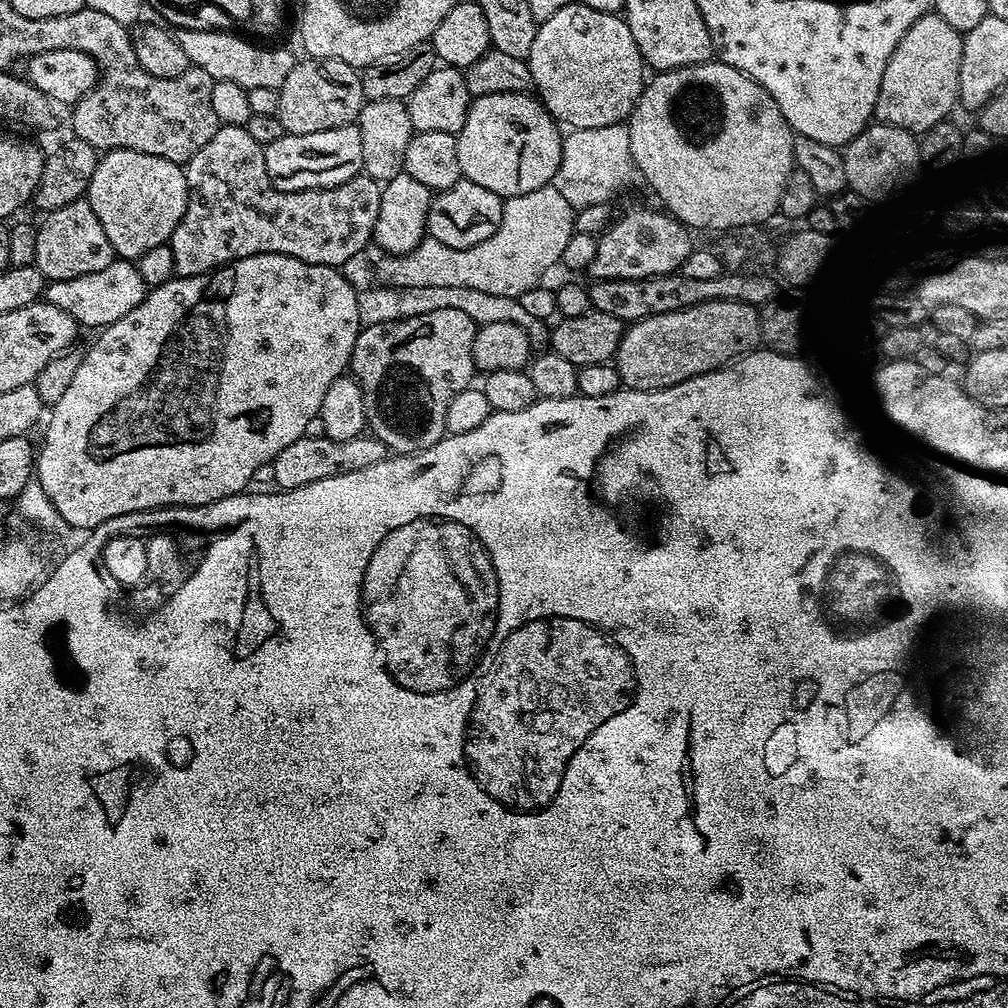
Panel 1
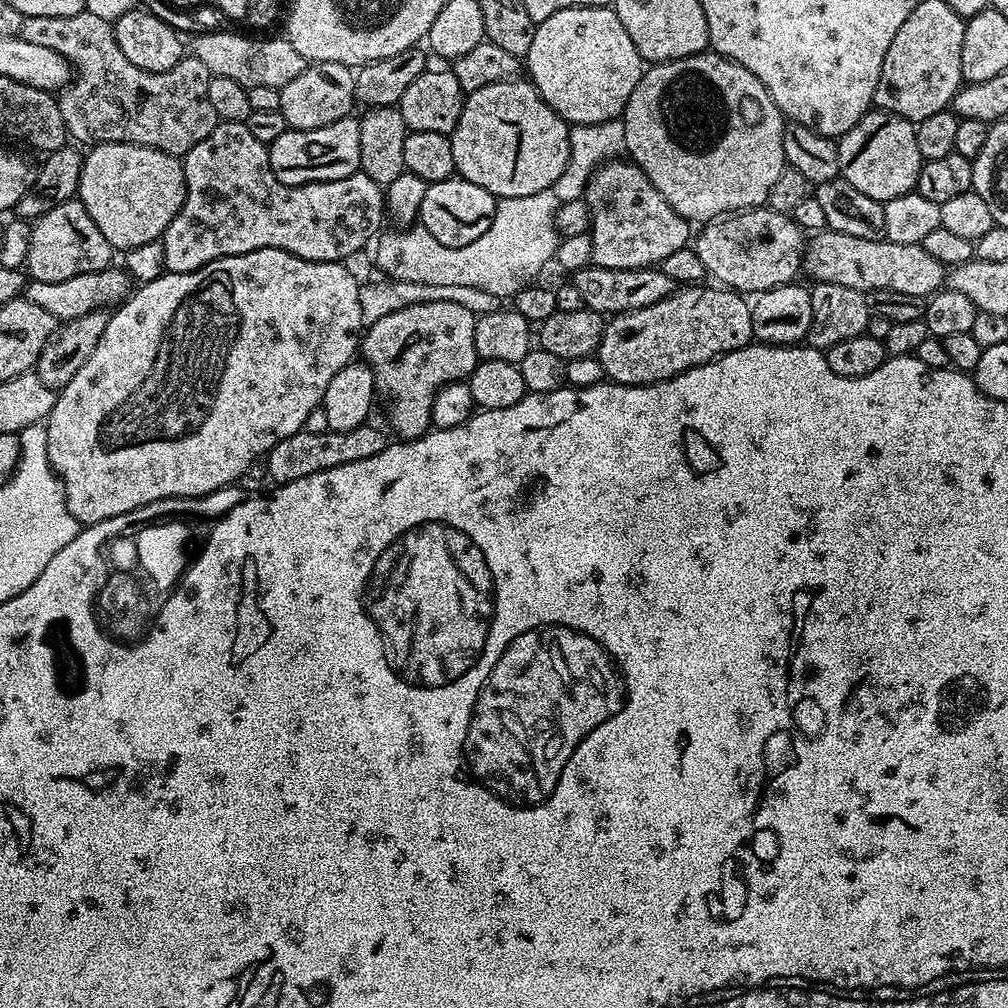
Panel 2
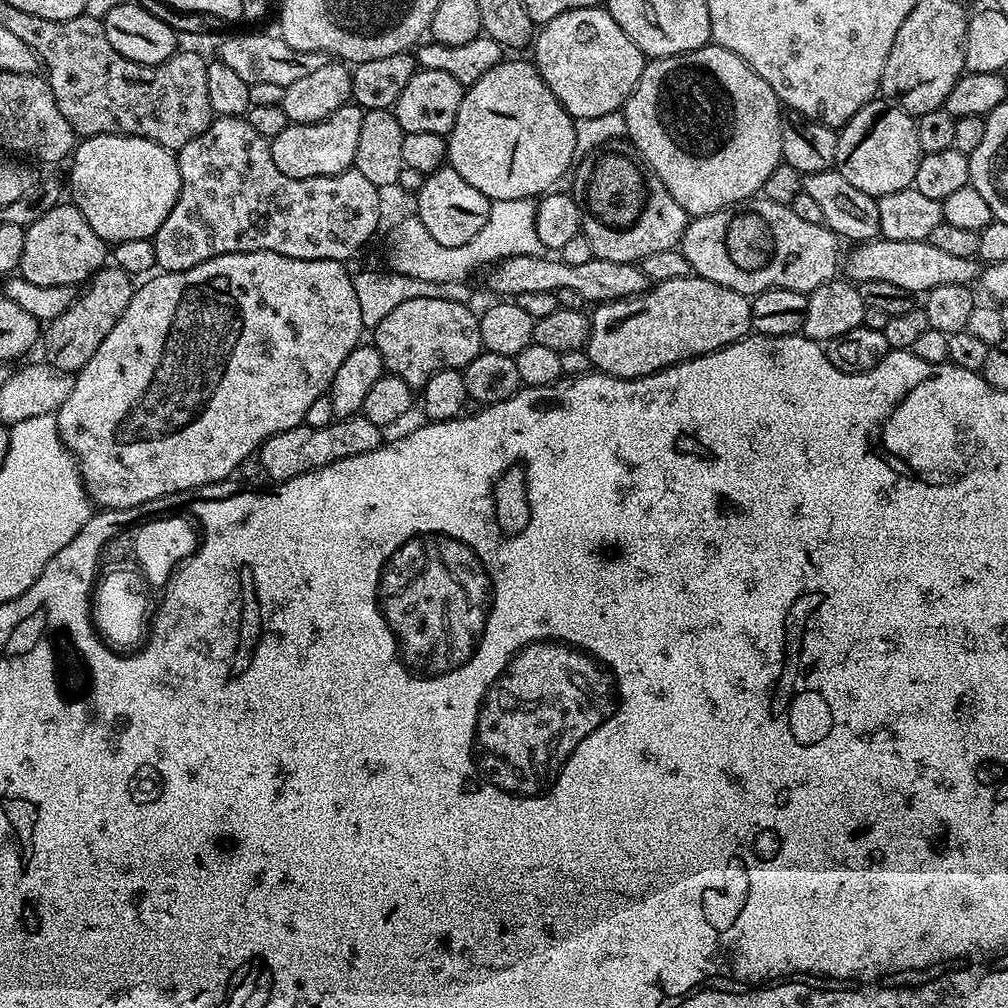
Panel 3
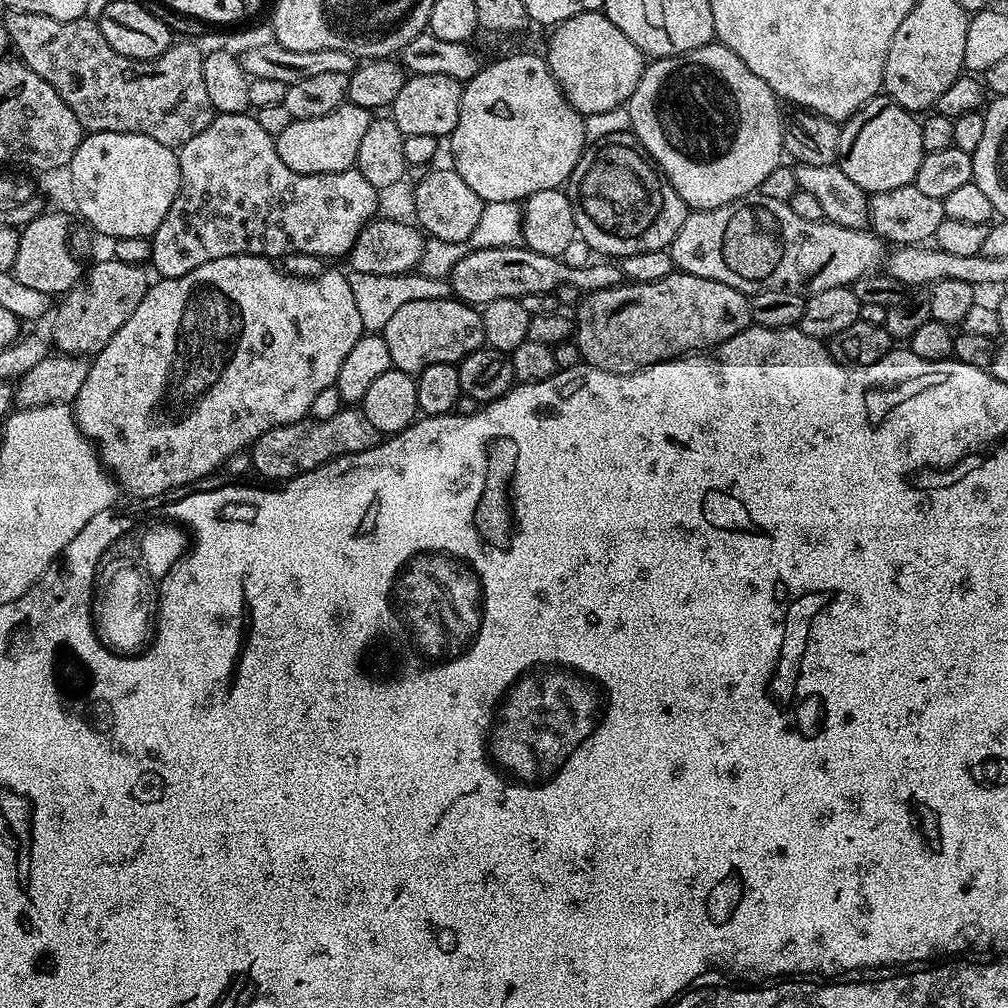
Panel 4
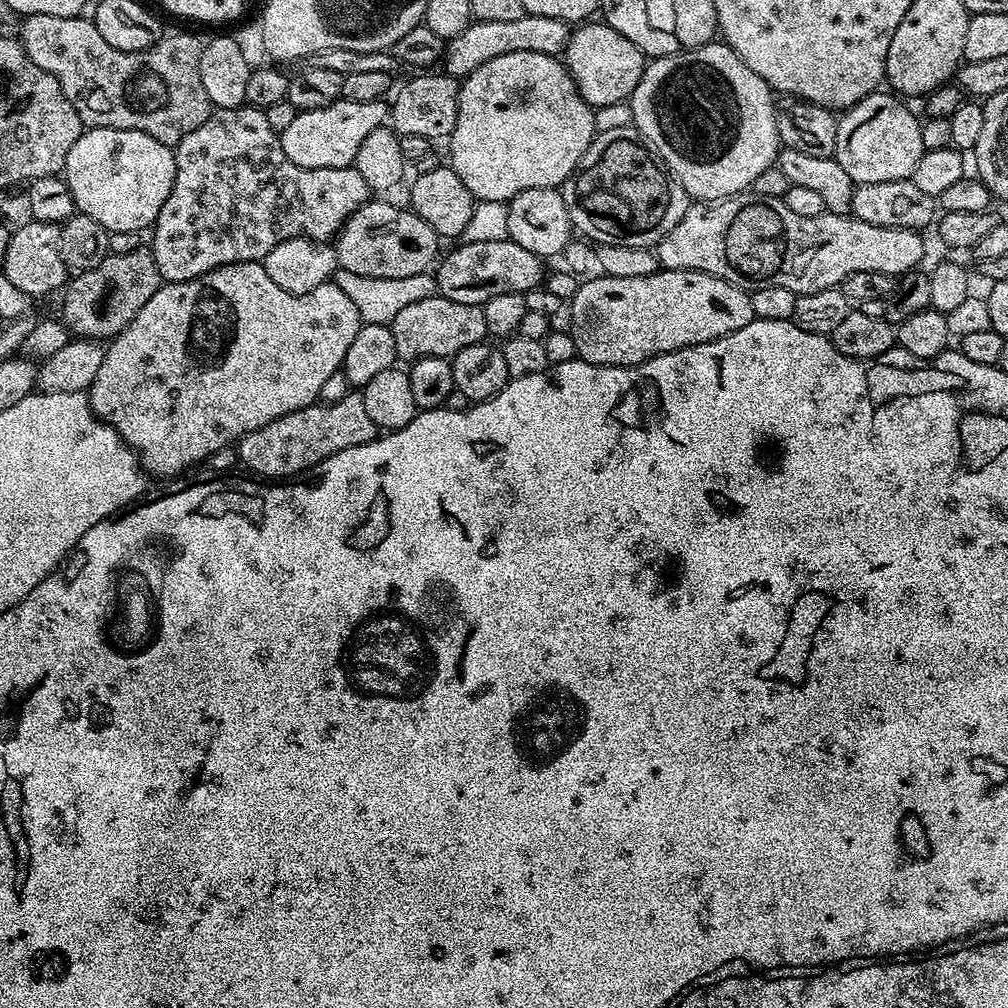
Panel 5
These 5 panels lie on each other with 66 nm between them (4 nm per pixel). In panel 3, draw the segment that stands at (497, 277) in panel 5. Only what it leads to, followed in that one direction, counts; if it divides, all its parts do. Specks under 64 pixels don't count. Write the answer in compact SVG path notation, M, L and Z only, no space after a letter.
M508 256L504 260L496 261L487 269L489 290L497 292L497 297L500 298L514 298L518 294L534 294L537 290L555 293L565 288L582 294L585 302L595 306L611 300L640 296L650 287L650 282L646 274L642 274L639 263L627 264L593 258L590 262L581 262L579 266L570 266L565 260L547 260L546 256Z

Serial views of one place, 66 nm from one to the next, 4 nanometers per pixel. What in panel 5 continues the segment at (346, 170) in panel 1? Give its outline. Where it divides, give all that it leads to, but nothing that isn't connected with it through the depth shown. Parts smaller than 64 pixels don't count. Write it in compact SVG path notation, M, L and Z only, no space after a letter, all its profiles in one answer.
M335 100L330 106L318 110L297 111L294 122L280 133L282 150L294 166L303 168L350 168L356 163L358 146L362 146L370 130L381 127L389 119L390 108L384 100L358 102Z

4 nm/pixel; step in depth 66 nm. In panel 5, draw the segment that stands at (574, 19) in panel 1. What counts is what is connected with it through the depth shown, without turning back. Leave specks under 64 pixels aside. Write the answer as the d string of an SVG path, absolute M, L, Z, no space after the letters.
M584 22L571 33L562 53L564 67L574 78L584 101L593 109L622 103L632 95L644 73L646 57L630 38L622 38L618 30L603 22Z

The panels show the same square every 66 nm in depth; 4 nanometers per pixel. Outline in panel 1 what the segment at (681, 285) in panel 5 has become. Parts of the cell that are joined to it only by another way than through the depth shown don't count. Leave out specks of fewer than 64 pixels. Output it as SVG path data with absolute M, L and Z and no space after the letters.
M707 300L689 308L631 321L616 347L614 363L624 388L643 392L662 390L739 360L753 347L757 336L758 312L753 305Z

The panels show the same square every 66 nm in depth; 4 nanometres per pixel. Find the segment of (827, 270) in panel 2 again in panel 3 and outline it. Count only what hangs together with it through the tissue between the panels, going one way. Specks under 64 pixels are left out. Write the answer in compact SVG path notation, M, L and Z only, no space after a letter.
M877 238L857 243L853 248L856 249L846 256L846 276L857 285L862 282L890 282L913 294L927 294L934 290L934 286L971 285L982 271L979 259L957 258L954 254L938 250L938 246L929 244L927 240L894 242Z

